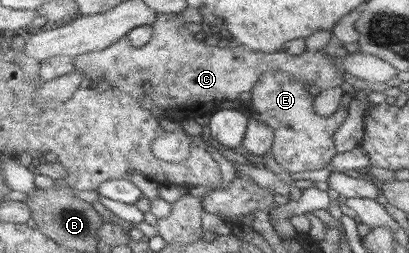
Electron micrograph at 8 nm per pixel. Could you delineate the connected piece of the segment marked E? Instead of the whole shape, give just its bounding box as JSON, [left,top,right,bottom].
[244,68,350,172]

